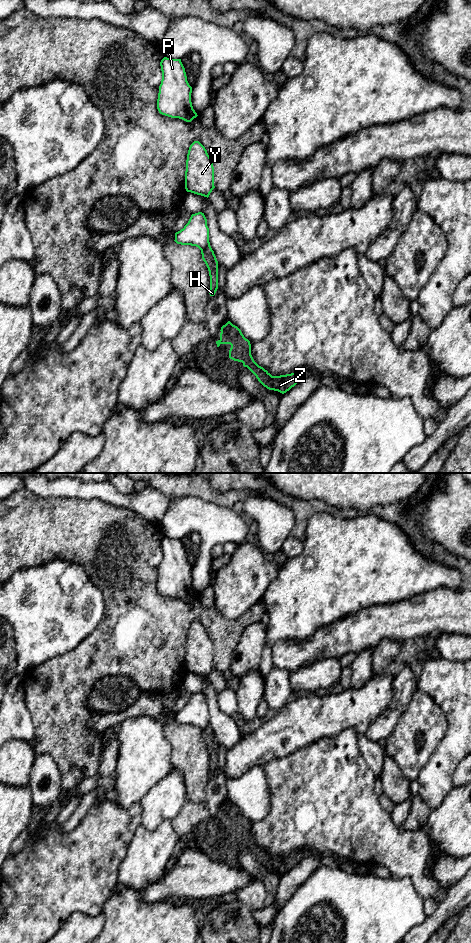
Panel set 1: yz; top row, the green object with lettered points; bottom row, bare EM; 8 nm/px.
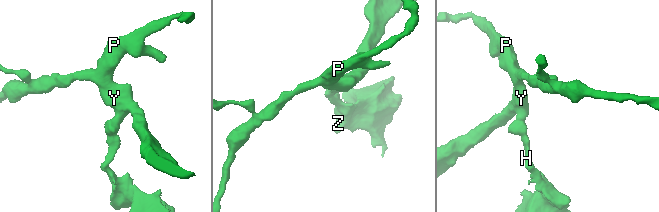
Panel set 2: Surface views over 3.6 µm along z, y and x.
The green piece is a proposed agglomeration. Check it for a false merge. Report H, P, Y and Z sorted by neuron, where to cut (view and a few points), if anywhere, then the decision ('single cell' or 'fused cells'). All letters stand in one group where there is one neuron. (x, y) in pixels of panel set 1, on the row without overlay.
groups H Z / P Y; cut yz (209, 725), (201, 731); fused cells

